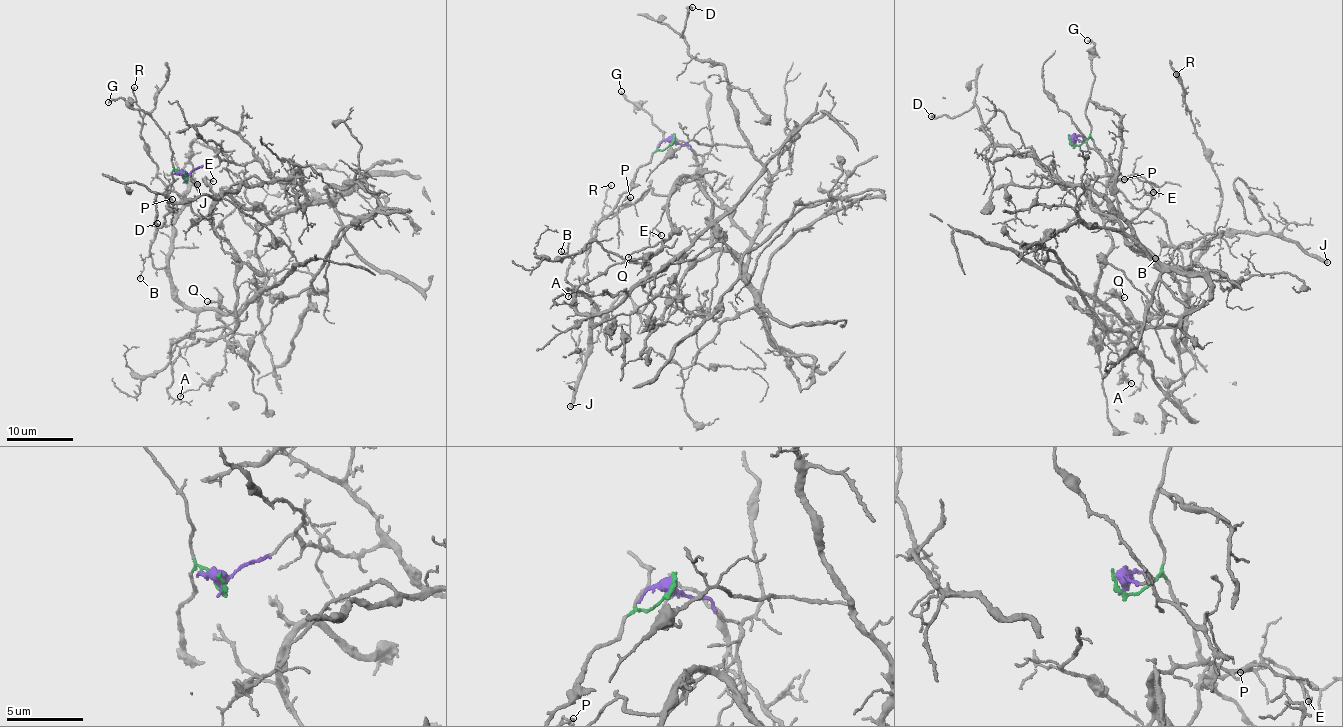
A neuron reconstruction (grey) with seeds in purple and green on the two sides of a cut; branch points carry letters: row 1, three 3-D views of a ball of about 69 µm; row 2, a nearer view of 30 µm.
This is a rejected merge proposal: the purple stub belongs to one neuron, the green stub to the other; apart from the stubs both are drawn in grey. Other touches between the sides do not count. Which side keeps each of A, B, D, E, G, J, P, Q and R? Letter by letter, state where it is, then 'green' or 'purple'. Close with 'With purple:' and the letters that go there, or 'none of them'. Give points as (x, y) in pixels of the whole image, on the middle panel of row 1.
A: at (568, 296); green
B: at (561, 251); green
D: at (692, 7); purple
E: at (661, 235); purple
G: at (621, 91); green
J: at (570, 406); green
P: at (630, 197); purple
Q: at (628, 257); purple
R: at (611, 185); green
With purple: D, E, P, Q

